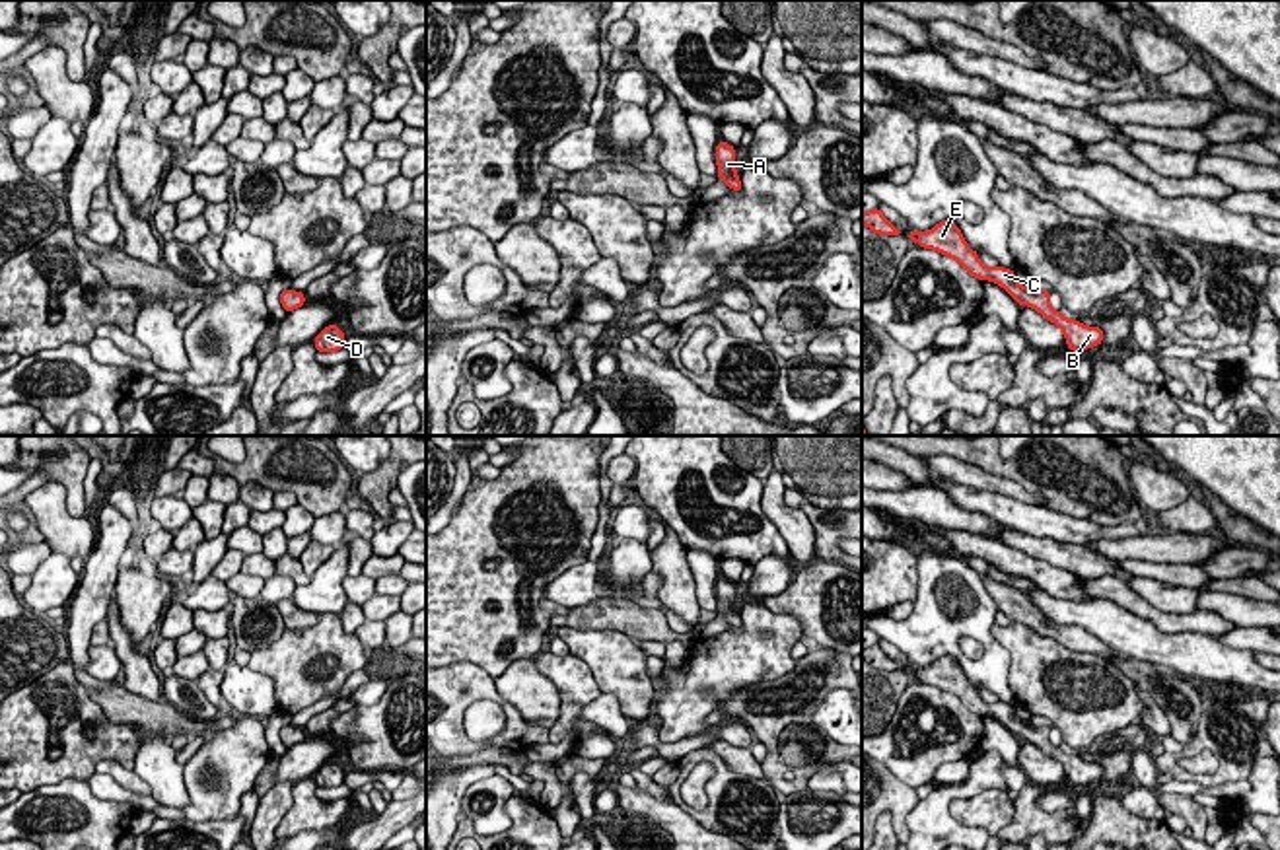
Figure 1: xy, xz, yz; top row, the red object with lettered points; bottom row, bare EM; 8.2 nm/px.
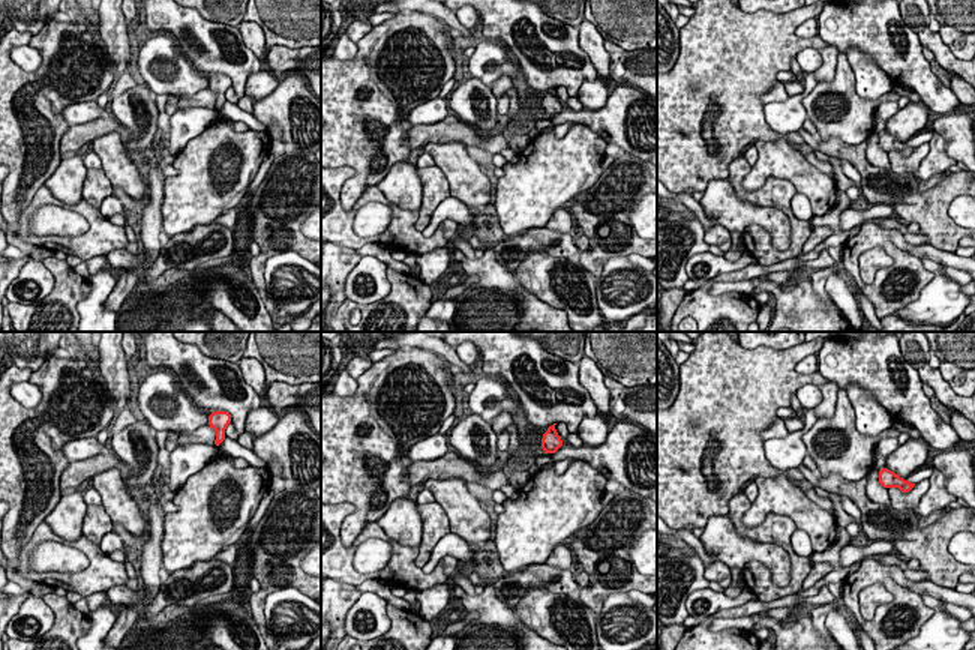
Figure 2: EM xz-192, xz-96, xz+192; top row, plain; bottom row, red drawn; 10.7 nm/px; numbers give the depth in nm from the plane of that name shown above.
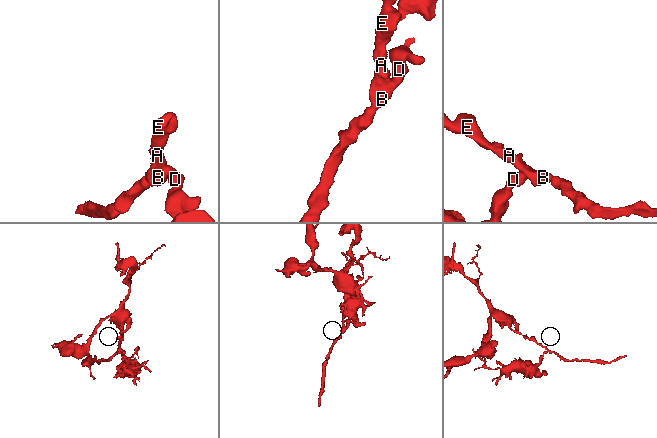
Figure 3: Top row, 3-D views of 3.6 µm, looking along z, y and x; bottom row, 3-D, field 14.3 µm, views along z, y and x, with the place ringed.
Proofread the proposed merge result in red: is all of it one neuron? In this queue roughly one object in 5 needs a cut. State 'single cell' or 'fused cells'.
single cell

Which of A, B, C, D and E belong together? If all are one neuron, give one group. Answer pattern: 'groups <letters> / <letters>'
groups A B C D E

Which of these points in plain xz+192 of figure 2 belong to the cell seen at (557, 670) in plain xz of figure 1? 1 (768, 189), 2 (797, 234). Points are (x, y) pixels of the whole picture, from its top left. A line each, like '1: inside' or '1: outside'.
1: inside
2: inside

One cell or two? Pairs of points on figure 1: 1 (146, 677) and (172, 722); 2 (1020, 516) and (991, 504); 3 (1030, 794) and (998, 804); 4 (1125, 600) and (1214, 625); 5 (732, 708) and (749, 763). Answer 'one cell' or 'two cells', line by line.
1: two cells
2: one cell
3: two cells
4: one cell
5: two cells

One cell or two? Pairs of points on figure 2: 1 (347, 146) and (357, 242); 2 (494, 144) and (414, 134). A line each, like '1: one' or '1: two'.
1: two
2: one

